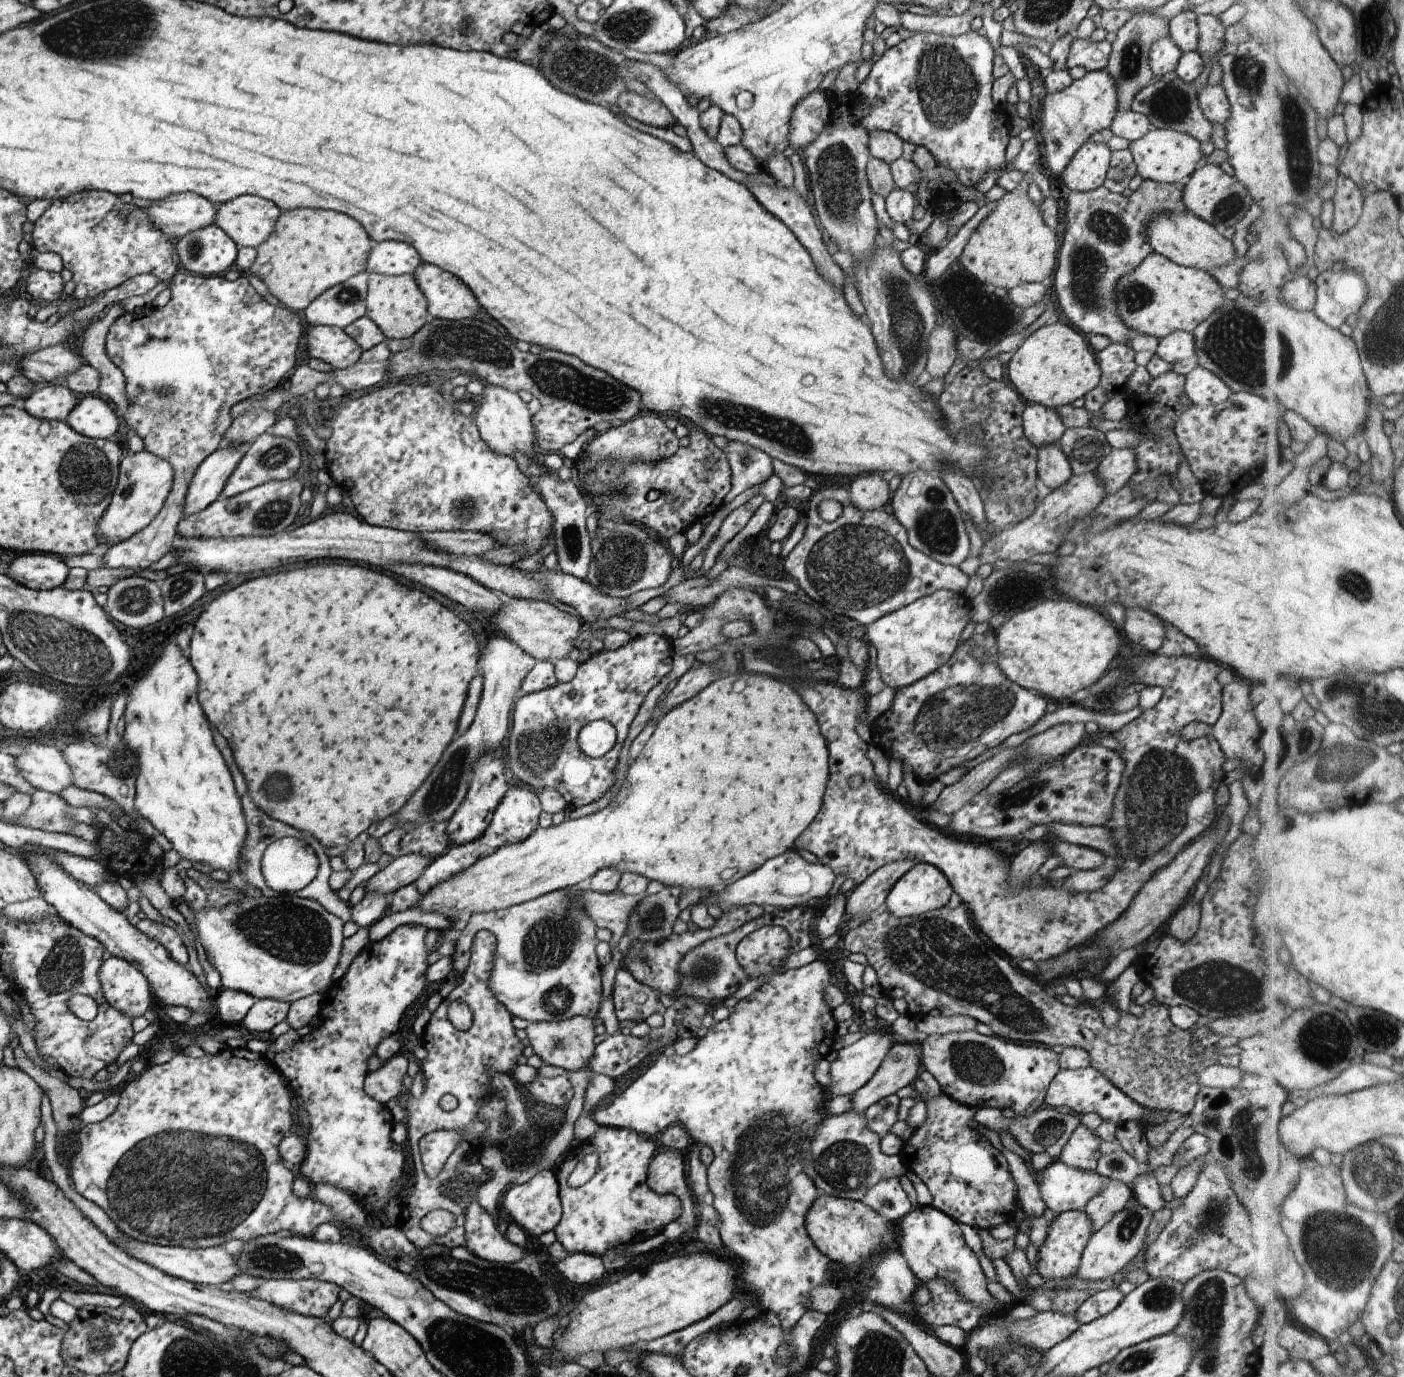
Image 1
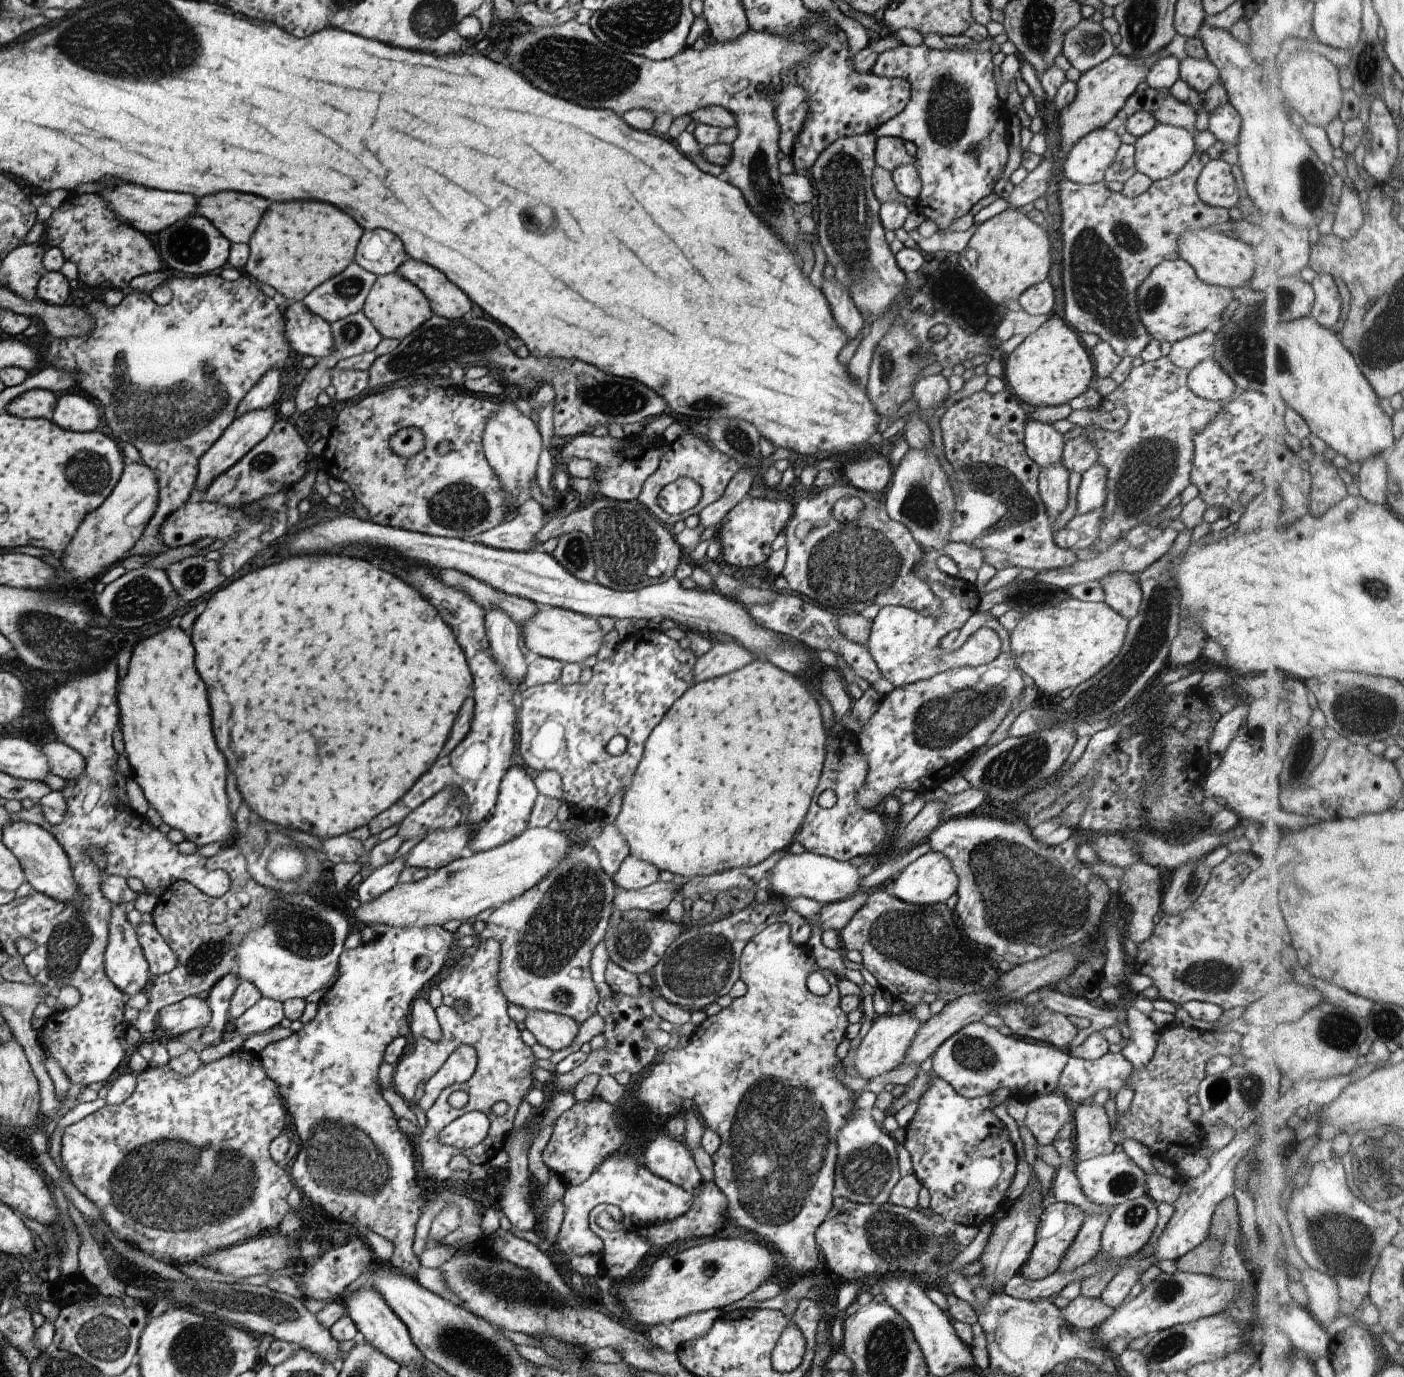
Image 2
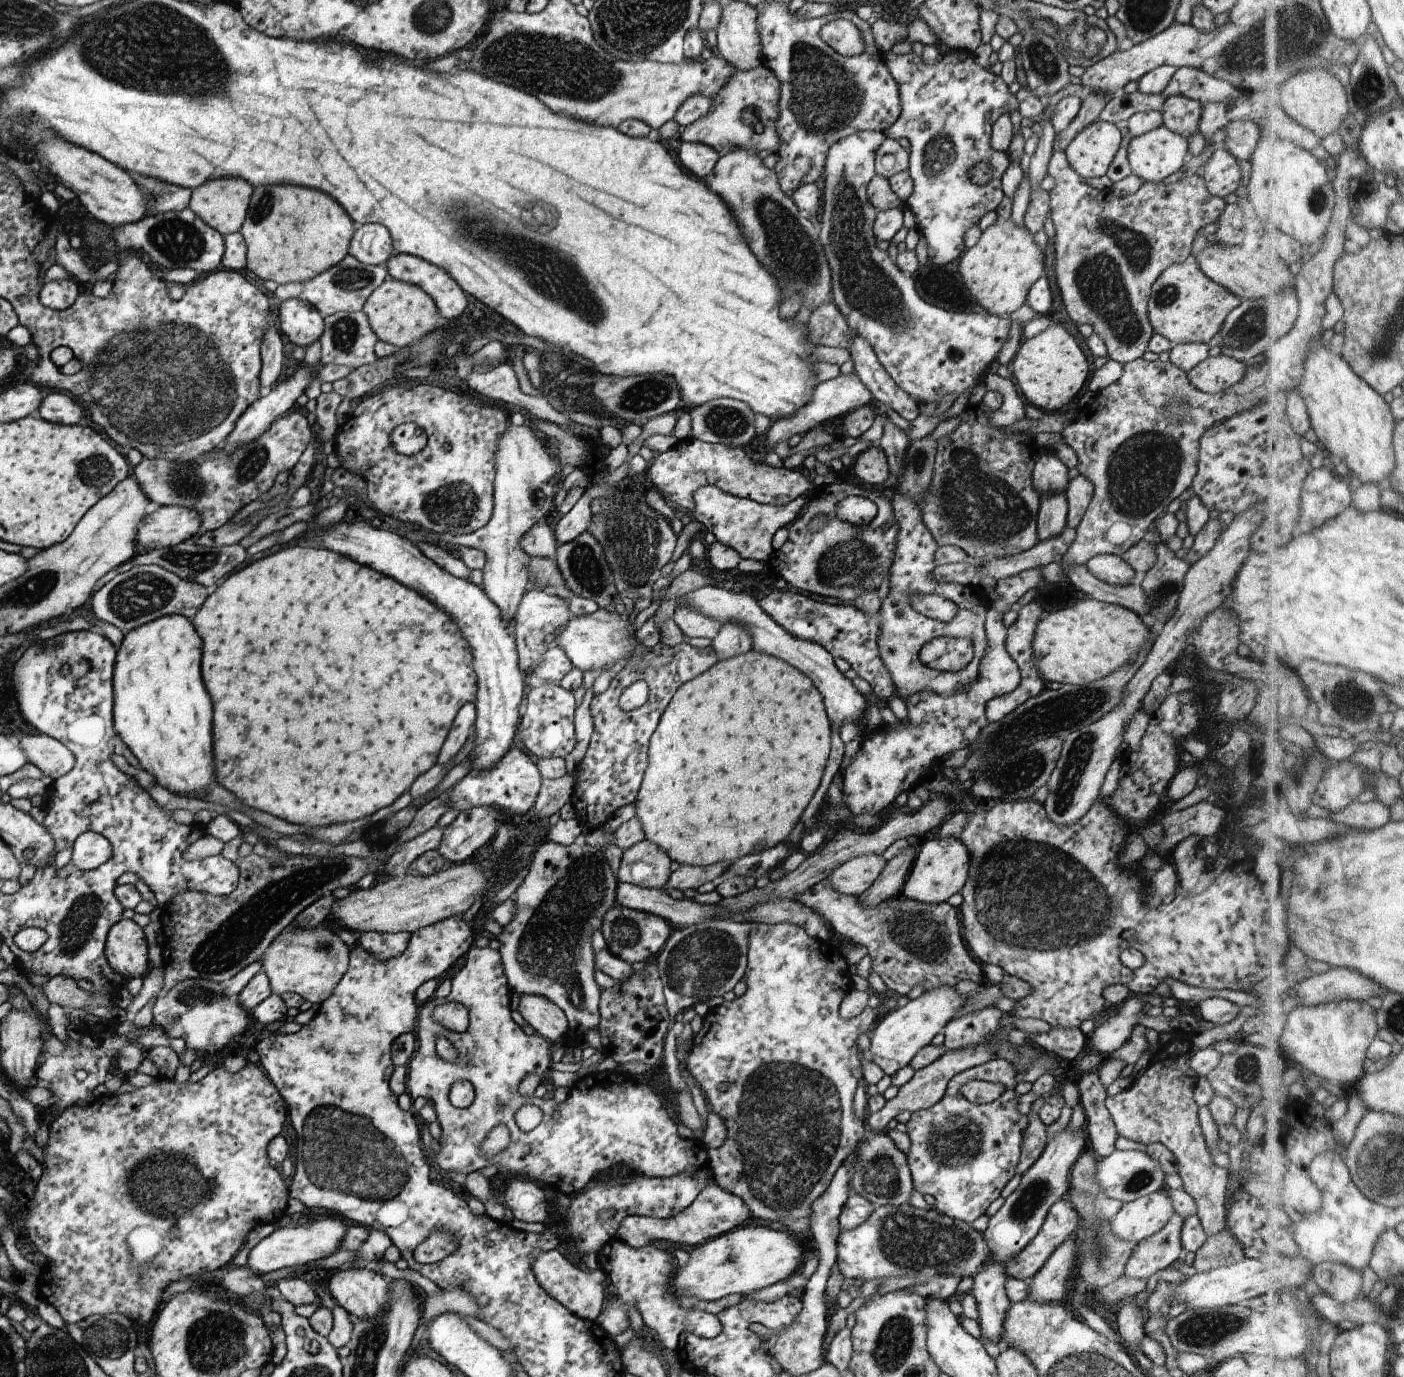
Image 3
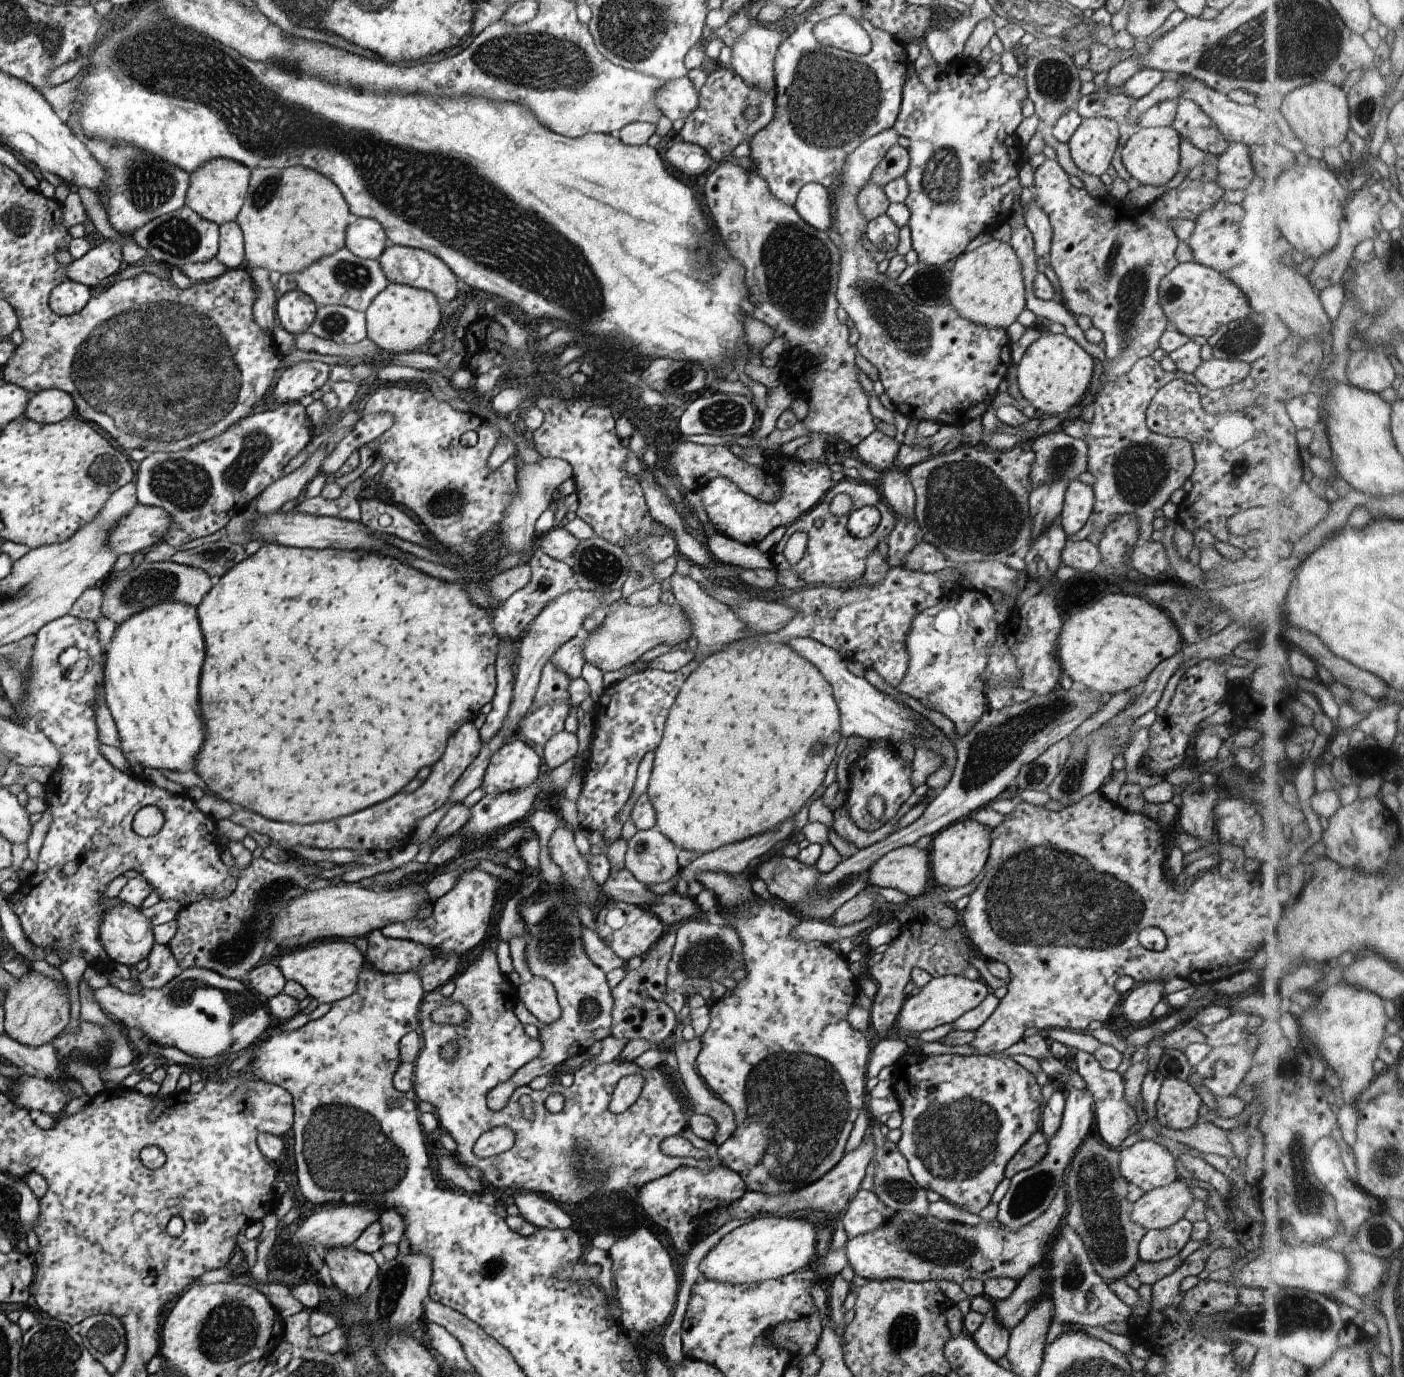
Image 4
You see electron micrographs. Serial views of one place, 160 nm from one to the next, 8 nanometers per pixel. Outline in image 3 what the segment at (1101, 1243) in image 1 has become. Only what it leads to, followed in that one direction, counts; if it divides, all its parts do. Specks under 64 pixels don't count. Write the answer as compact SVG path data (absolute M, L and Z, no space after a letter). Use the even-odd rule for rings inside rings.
M1165 1189L1124 1203L1113 1216L1111 1229L1121 1239L1137 1244L1162 1230L1175 1214L1172 1199Z

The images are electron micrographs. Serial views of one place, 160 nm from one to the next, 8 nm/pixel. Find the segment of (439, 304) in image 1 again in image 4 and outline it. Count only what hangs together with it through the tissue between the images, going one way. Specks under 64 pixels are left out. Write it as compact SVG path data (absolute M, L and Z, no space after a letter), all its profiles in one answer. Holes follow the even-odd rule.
M389 244L378 260L387 279L392 283L426 289L436 295L436 298L447 301L454 300L458 294L459 284L456 275L439 256L433 255L431 252L414 247Z

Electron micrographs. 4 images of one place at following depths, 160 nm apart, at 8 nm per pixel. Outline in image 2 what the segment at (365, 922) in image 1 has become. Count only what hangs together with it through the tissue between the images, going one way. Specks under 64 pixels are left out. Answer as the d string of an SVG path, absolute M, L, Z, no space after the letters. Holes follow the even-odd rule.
M408 855L393 859L385 866L372 871L372 874L358 886L358 892L356 892L358 902L360 904L368 904L368 902L380 898L390 888L394 888L397 884L398 876L402 874L402 870L406 869L406 858L408 858Z

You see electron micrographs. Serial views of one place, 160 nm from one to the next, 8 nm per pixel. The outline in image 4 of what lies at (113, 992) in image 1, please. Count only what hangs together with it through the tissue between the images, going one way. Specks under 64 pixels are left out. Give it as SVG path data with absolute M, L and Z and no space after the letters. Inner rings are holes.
M121 903L107 908L106 916L100 926L100 940L114 964L122 963L129 967L147 958L155 946L152 923L144 916L141 909L130 903Z

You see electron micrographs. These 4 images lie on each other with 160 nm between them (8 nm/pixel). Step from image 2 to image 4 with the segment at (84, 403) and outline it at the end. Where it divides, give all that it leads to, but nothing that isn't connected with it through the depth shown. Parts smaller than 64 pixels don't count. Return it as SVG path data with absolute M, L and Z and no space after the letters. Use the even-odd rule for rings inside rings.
M44 389L33 393L24 416L40 424L57 423L77 413L71 393L60 389Z

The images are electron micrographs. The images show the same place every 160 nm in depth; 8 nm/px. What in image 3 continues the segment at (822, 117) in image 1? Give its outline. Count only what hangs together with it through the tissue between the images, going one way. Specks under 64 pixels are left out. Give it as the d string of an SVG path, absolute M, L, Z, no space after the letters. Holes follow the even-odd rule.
M762 64L749 71L734 71L731 79L728 79L719 92L720 94L711 100L711 109L696 122L685 126L678 138L681 141L707 144L720 157L736 149L774 152L779 145L775 120L779 113L781 84L772 70L766 64ZM748 106L758 108L758 112L760 112L759 121L754 126L747 126L740 118L740 113Z

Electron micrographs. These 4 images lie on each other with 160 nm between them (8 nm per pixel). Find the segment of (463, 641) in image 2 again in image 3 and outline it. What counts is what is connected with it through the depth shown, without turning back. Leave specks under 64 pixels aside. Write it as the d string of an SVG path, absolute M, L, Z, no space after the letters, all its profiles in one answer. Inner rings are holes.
M341 520L334 526L317 527L316 532L312 534L312 540L322 548L352 556L352 560L360 560L360 564L368 564L379 573L392 577L428 597L457 624L461 635L471 648L473 667L477 674L477 717L474 724L476 736L470 754L470 757L474 758L472 771L495 767L512 746L512 739L523 713L520 704L528 689L524 684L526 674L519 667L513 628L516 618L512 620L512 624L506 624L501 617L500 608L488 598L480 586L446 572L431 556L406 537L382 530L370 522L350 523Z

